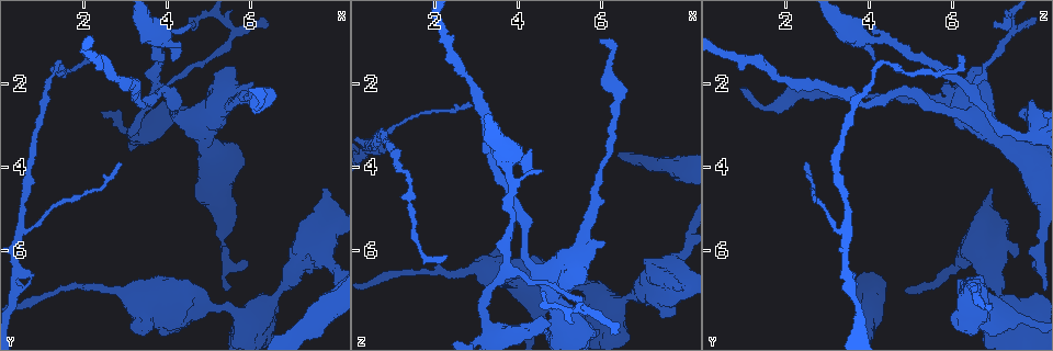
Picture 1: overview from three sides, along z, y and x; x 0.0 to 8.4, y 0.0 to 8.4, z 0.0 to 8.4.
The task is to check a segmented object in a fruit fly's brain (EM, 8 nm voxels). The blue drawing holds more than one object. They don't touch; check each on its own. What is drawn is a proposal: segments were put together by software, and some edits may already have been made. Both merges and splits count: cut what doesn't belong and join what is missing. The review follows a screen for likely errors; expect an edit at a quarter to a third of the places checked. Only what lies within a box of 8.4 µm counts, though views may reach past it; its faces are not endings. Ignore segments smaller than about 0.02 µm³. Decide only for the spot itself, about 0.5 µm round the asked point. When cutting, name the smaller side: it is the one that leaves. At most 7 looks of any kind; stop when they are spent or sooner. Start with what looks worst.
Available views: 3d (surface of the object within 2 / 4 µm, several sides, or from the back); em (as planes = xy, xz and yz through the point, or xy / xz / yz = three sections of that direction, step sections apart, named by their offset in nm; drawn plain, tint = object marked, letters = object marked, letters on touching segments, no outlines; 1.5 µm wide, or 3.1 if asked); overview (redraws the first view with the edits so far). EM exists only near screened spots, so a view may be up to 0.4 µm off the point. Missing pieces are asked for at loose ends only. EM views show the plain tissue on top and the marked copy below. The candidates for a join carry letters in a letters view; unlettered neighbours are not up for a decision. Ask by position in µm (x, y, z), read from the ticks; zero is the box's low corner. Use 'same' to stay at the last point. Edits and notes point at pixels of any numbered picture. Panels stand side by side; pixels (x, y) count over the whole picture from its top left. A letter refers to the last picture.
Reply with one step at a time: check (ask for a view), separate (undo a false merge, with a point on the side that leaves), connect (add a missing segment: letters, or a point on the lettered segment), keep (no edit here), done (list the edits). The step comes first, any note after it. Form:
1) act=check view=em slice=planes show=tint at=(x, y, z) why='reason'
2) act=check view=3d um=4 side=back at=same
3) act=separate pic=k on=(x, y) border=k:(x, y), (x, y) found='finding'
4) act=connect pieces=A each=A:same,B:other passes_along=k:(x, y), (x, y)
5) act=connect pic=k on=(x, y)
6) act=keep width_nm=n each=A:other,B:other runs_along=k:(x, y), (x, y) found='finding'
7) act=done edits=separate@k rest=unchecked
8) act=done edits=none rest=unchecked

act=check view=em slice=xz step=4 show=letters at=(6.10, 1.95, 5.75) why='stops while still wide'

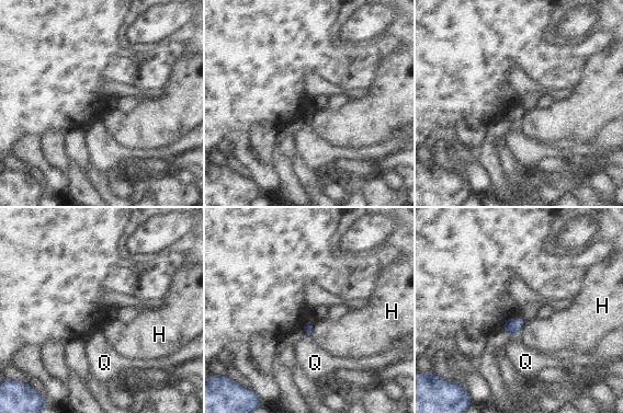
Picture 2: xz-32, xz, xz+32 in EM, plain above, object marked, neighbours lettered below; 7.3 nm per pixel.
act=check view=em slice=xy step=8 show=letters at=same why='another direction'

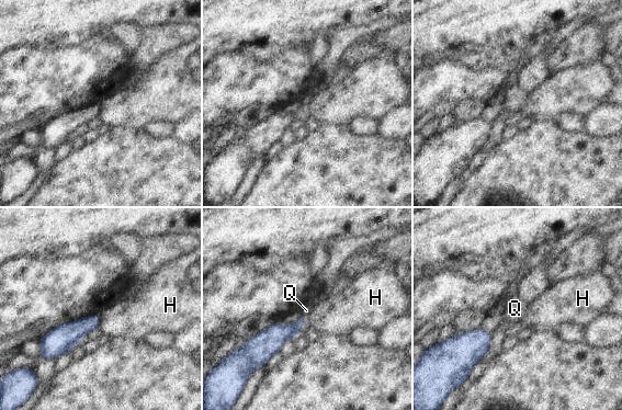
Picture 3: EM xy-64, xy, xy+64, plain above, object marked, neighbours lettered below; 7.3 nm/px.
act=keep each=H:other,Q:other border=3:(100, 315), (97, 329) found='no lettered segment goes on from it'

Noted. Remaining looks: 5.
act=check view=em slice=yz step=4 show=letters at=(7.80, 4.55, 6.90) why='thick end'

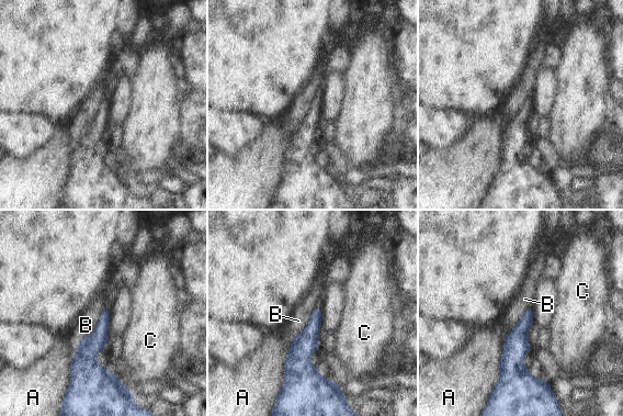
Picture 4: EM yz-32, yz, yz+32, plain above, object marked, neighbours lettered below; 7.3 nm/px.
act=keep each=A:other,B:other,C:other border=4:(108, 305), (95, 328), (81, 339) found='no lettered segment goes on from it'

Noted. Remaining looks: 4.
act=check view=em slice=planes show=letters at=(5.65, 0.85, 7.35) why='sharp bend'

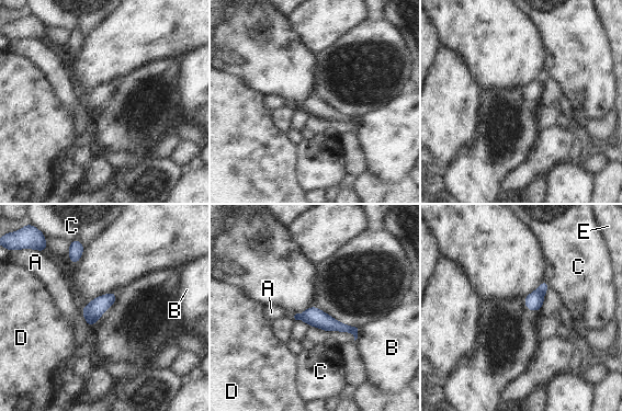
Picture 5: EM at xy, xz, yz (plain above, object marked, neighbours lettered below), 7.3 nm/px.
act=separate pic=5 on=(543, 287) each=A:other,B:other,C:other,D:other,E:other border=5:(536, 289), (543, 294) found='a second neuron is stuck on'

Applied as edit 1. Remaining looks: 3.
act=done edits=separate@5 rest=unchecked

